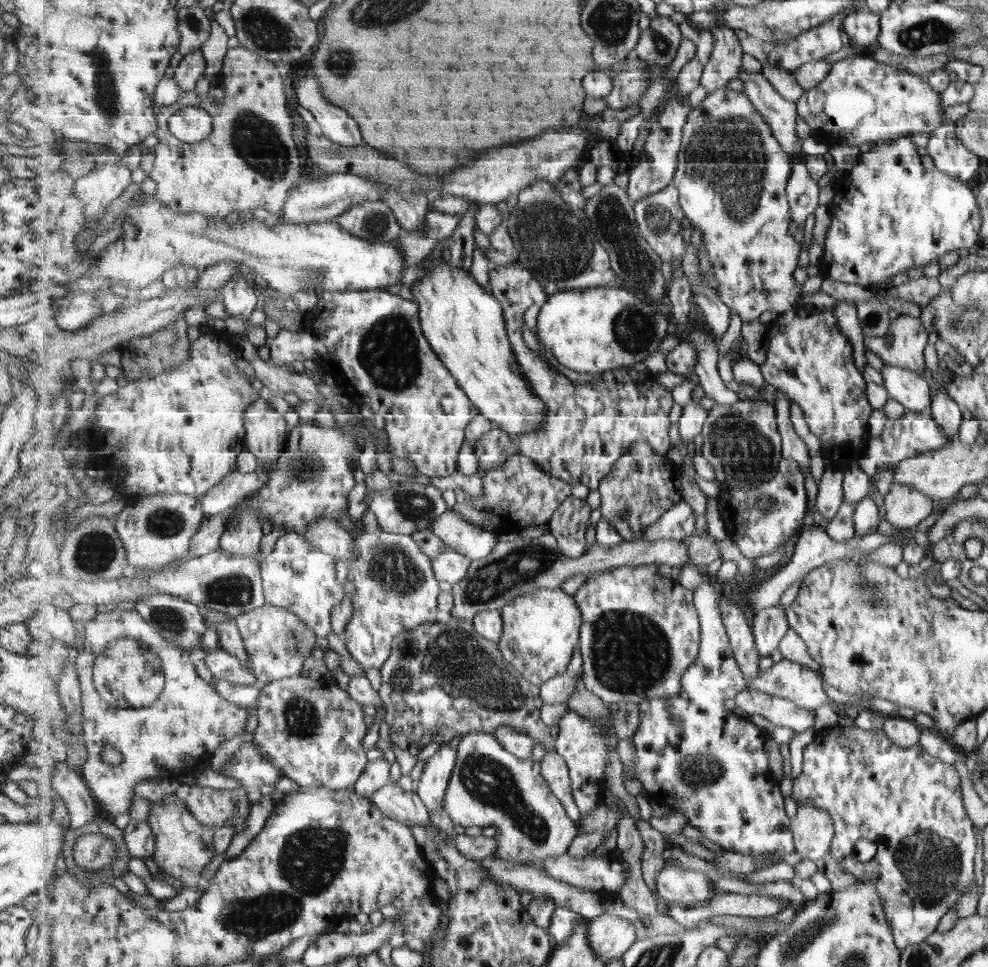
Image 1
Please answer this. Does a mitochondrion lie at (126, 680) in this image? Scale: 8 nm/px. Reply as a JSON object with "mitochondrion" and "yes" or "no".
{"mitochondrion":"yes"}

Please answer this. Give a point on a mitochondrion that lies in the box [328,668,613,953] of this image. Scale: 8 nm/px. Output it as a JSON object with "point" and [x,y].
{"point":[484,778]}

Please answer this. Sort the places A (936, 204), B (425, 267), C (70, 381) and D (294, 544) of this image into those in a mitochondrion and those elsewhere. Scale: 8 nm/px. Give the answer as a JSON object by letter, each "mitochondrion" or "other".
{"A":"other","B":"other","C":"other","D":"other"}

